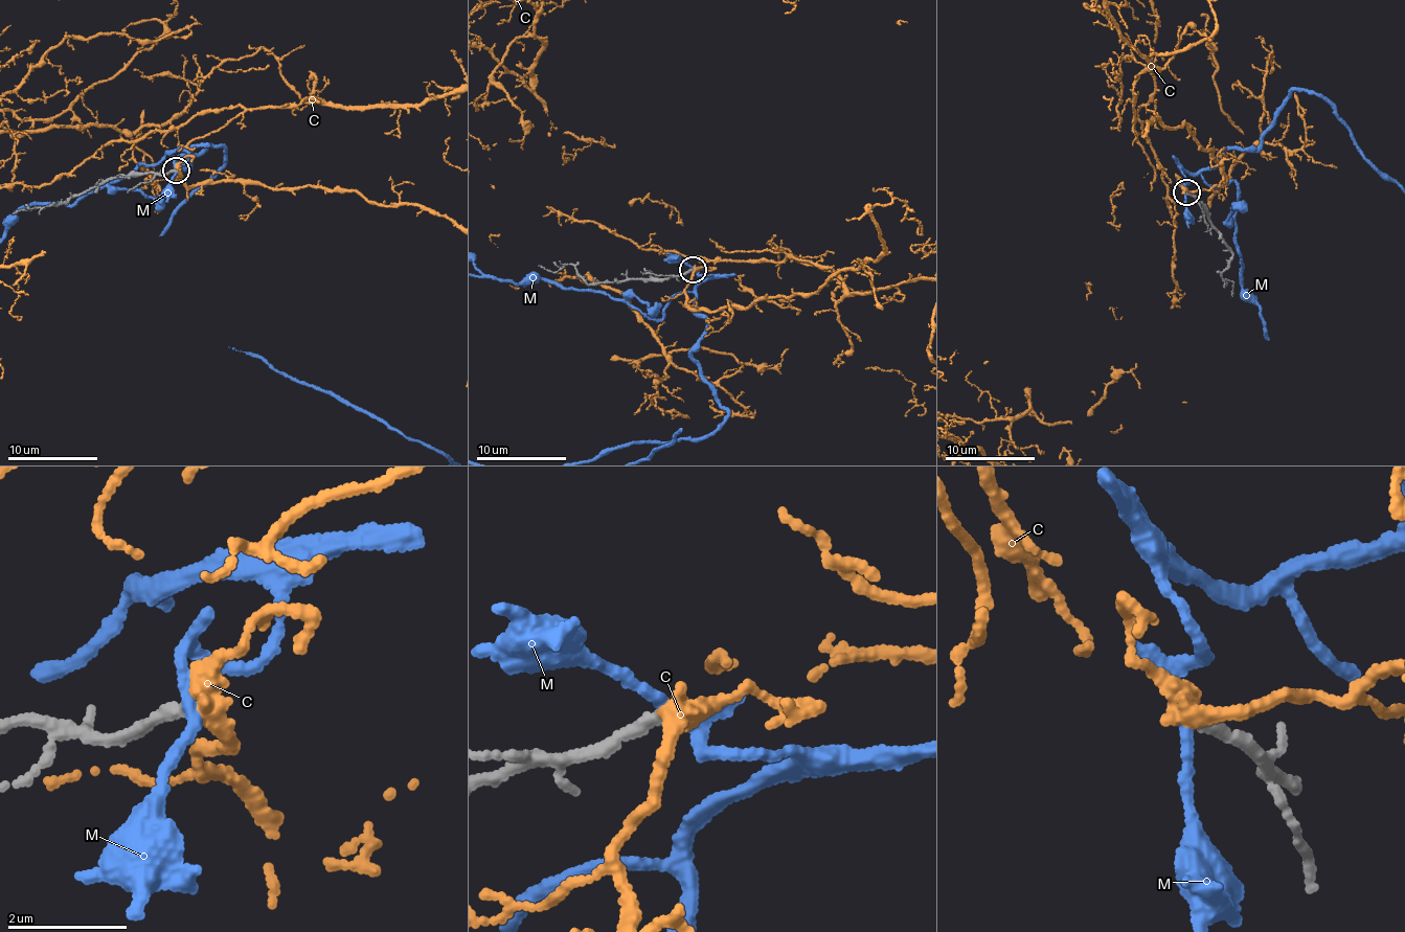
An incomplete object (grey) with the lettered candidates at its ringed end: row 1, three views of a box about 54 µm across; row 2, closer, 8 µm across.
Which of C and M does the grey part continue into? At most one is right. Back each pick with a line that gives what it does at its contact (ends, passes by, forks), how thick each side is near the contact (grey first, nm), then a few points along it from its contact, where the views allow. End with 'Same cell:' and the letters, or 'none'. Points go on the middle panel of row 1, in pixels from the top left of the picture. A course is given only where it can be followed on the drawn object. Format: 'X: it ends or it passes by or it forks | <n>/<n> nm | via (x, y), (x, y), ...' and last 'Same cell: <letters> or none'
C: it passes by | 200/320 nm
Same cell: C

